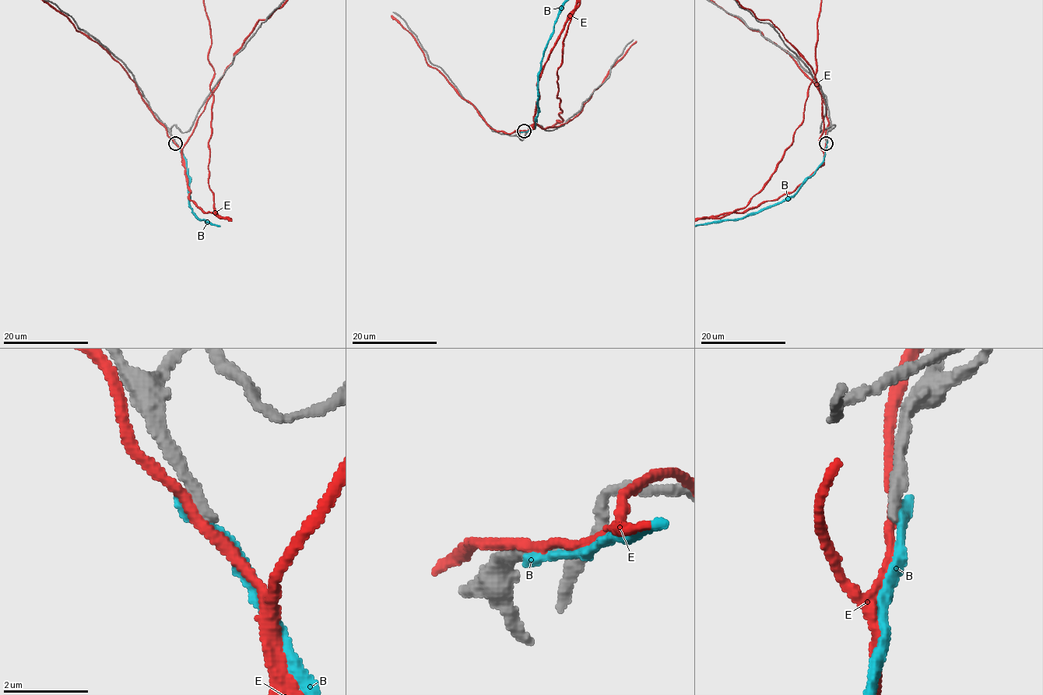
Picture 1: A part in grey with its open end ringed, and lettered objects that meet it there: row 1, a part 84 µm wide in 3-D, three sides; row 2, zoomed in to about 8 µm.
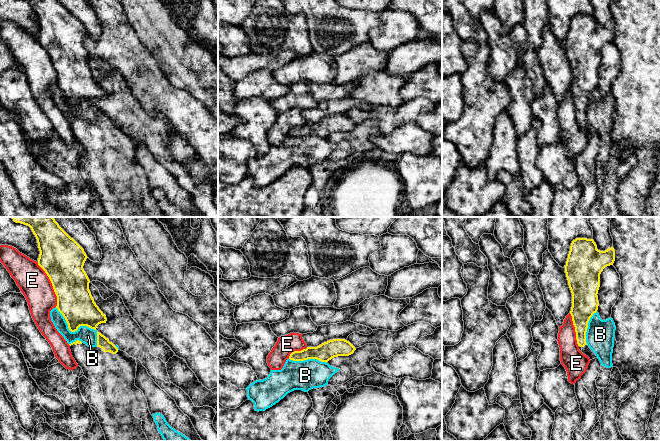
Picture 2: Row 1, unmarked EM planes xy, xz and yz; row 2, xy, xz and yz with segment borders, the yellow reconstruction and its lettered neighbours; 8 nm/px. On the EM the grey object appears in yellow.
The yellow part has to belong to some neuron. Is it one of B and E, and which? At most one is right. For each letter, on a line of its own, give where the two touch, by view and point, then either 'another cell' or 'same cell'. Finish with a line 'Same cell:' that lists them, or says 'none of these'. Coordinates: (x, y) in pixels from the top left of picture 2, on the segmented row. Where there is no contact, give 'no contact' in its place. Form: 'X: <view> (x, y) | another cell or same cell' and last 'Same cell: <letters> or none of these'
B: xy (79, 326) | another cell
E: xy (52, 284) | another cell
Same cell: none of these

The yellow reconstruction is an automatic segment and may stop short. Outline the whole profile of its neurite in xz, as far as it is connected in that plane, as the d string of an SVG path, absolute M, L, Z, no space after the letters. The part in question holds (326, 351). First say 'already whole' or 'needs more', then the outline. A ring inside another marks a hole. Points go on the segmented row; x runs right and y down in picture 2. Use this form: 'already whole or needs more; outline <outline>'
already whole; outline M333 339L317 347L307 347L301 351L294 351L290 354L289 359L293 361L317 359L327 363L334 357L349 356L355 350L356 348L349 341L345 339Z

